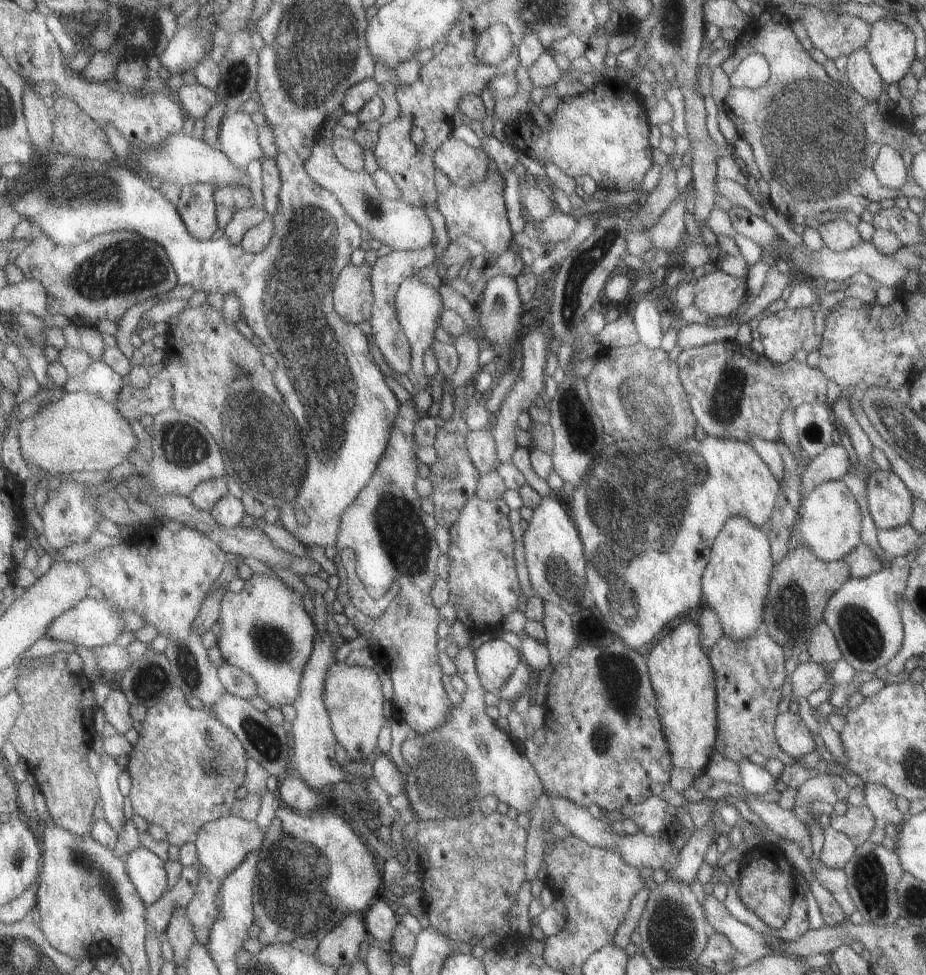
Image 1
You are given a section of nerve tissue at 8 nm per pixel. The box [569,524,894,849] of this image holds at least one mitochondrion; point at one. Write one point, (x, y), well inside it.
(618, 675)

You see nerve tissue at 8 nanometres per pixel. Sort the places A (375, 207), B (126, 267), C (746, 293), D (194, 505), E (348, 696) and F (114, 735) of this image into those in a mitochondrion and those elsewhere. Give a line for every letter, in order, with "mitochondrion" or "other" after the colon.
A: mitochondrion
B: mitochondrion
C: other
D: other
E: other
F: other

